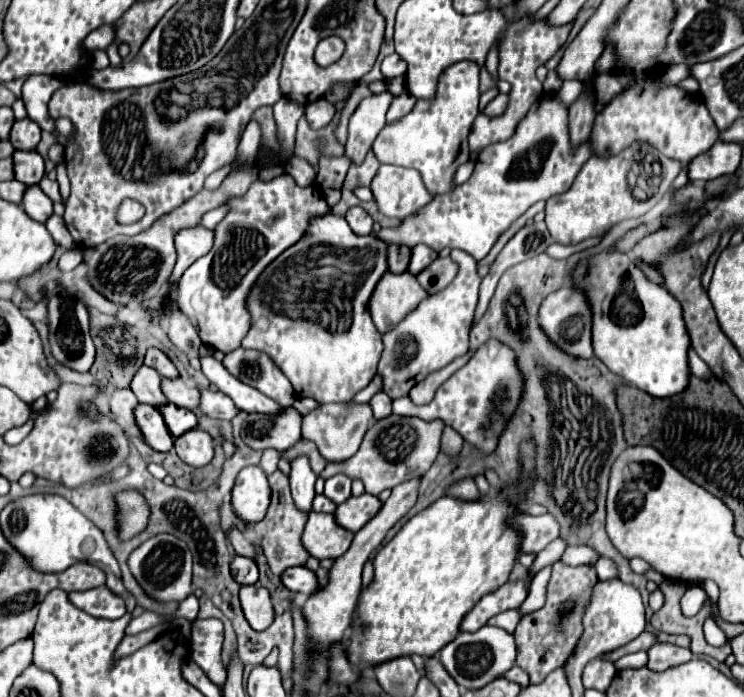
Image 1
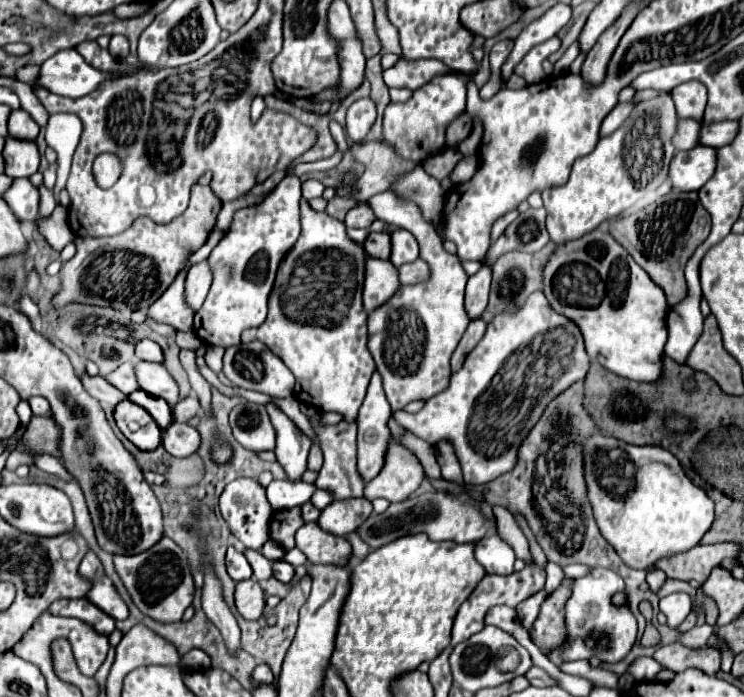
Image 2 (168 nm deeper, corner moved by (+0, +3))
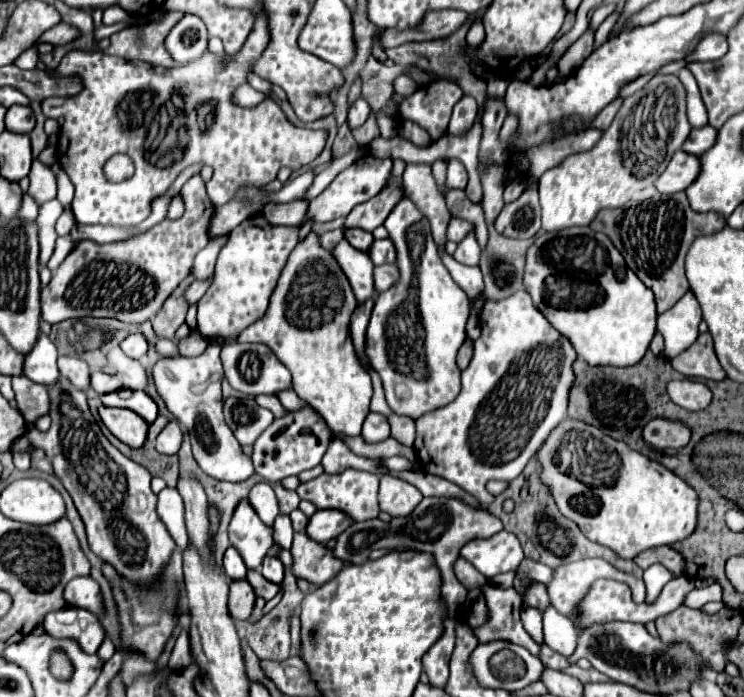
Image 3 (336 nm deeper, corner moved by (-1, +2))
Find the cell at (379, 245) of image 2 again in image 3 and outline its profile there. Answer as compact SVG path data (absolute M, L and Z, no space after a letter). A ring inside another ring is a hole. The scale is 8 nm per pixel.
M344 228L344 238L346 238L346 242L350 242L354 248L358 248L362 252L366 252L368 246L374 242L372 234L364 232L360 228Z

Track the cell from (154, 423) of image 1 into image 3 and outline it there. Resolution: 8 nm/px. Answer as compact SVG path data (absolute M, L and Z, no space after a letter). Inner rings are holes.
M100 406L98 414L104 422L104 426L124 444L128 444L130 448L140 448L146 442L146 432L148 432L148 424L132 410L124 410L124 408L106 408Z

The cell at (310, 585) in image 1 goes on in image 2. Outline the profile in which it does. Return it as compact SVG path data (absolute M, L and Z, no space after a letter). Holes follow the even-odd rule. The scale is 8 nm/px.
M275 561L273 563L273 575L281 581L281 583L291 583L295 577L295 569L293 565L285 563L285 561Z

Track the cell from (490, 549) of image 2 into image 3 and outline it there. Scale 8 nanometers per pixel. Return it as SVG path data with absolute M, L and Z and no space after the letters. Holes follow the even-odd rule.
M506 530L490 538L476 538L468 542L460 550L460 556L468 560L488 580L496 574L516 570L524 560L524 552L518 538Z

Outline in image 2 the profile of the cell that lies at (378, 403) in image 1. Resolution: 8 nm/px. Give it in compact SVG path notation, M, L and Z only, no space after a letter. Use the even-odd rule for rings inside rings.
M375 373L371 377L365 401L357 417L357 425L359 425L357 471L363 477L363 481L371 481L377 475L377 471L383 467L383 453L391 437L391 431L387 427L389 417L391 417L391 405L383 393L381 377L379 373Z

